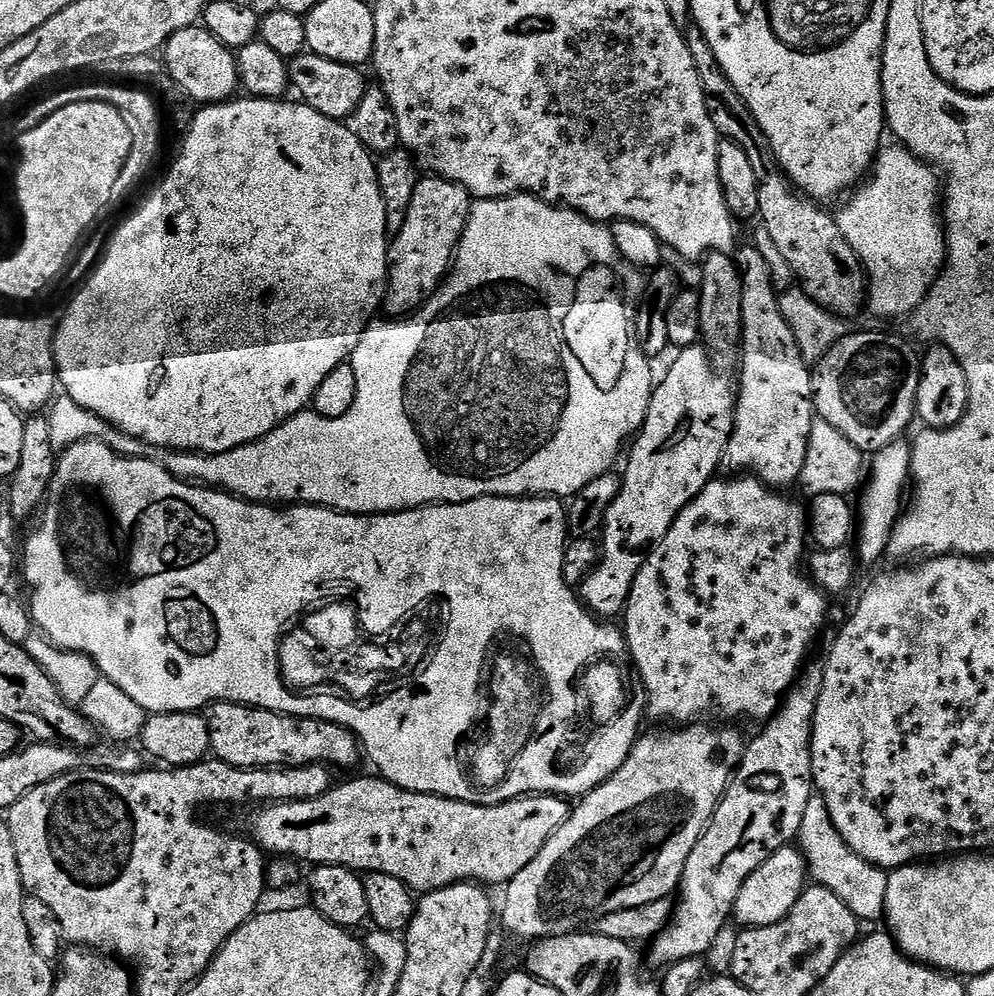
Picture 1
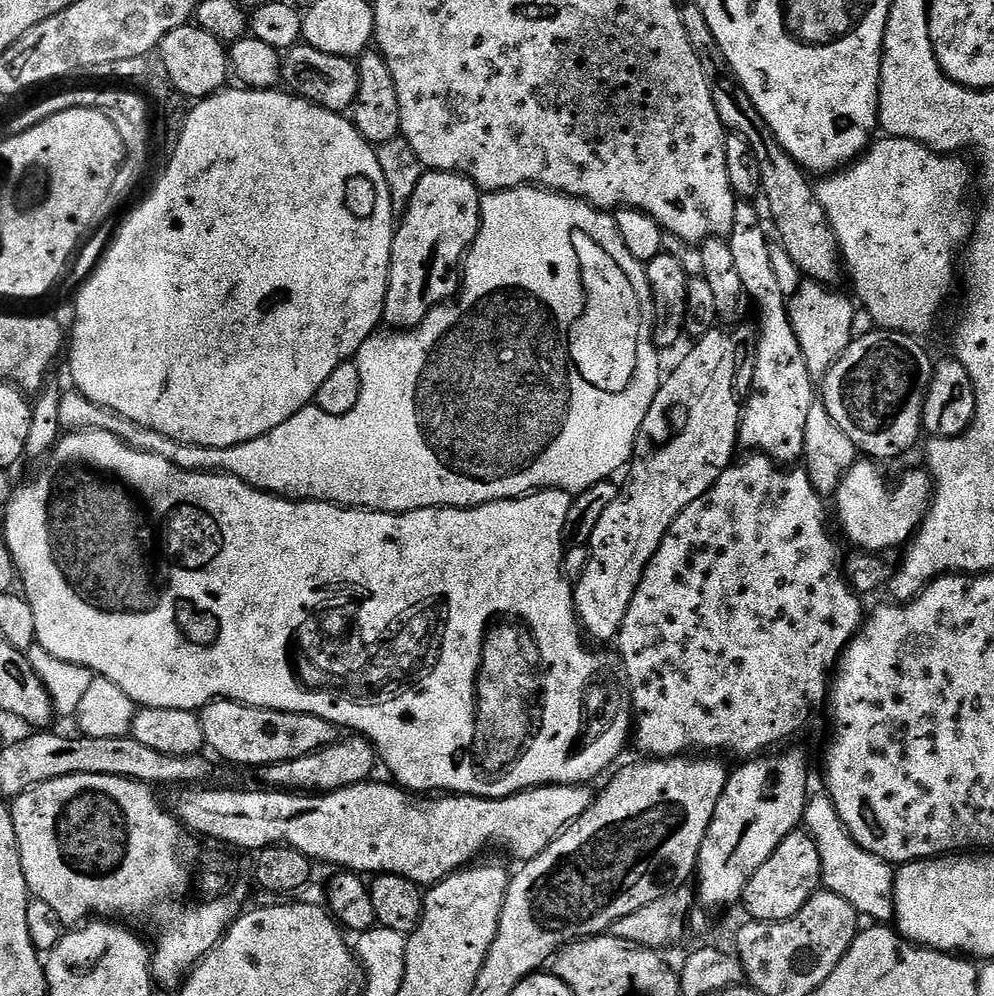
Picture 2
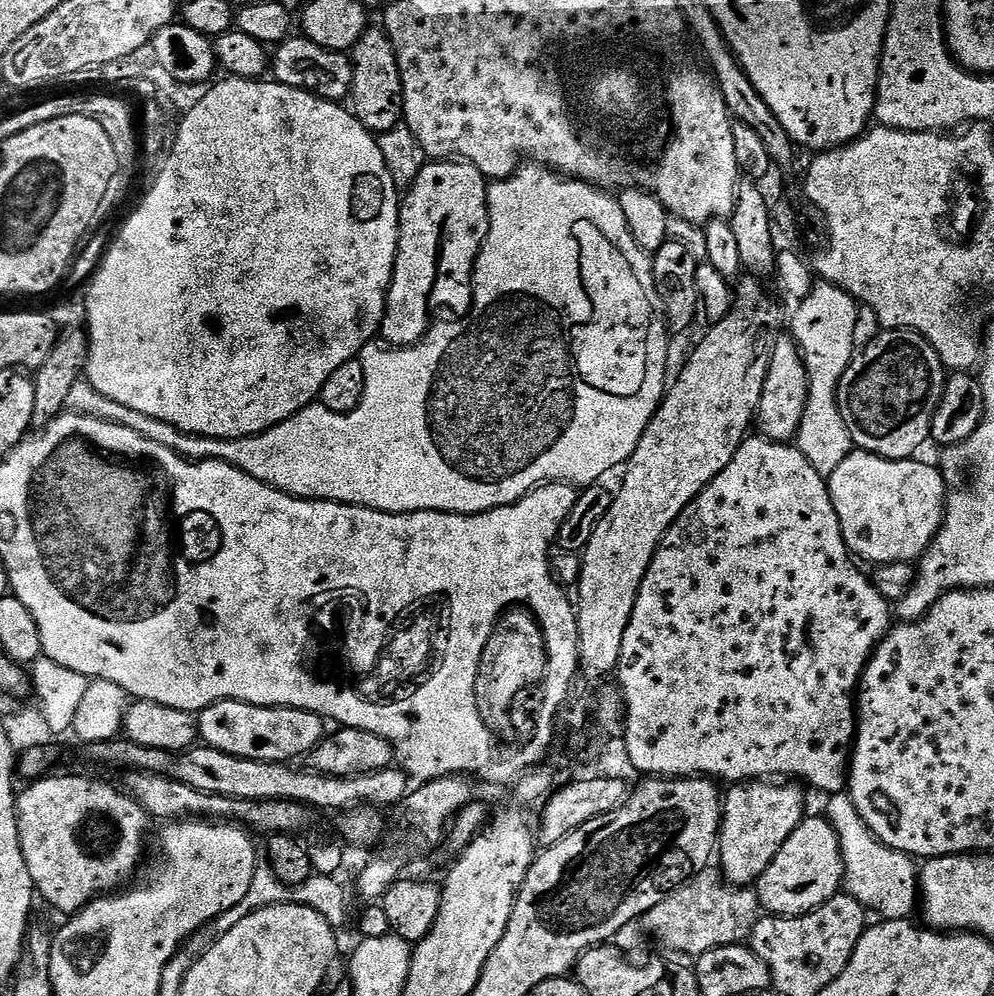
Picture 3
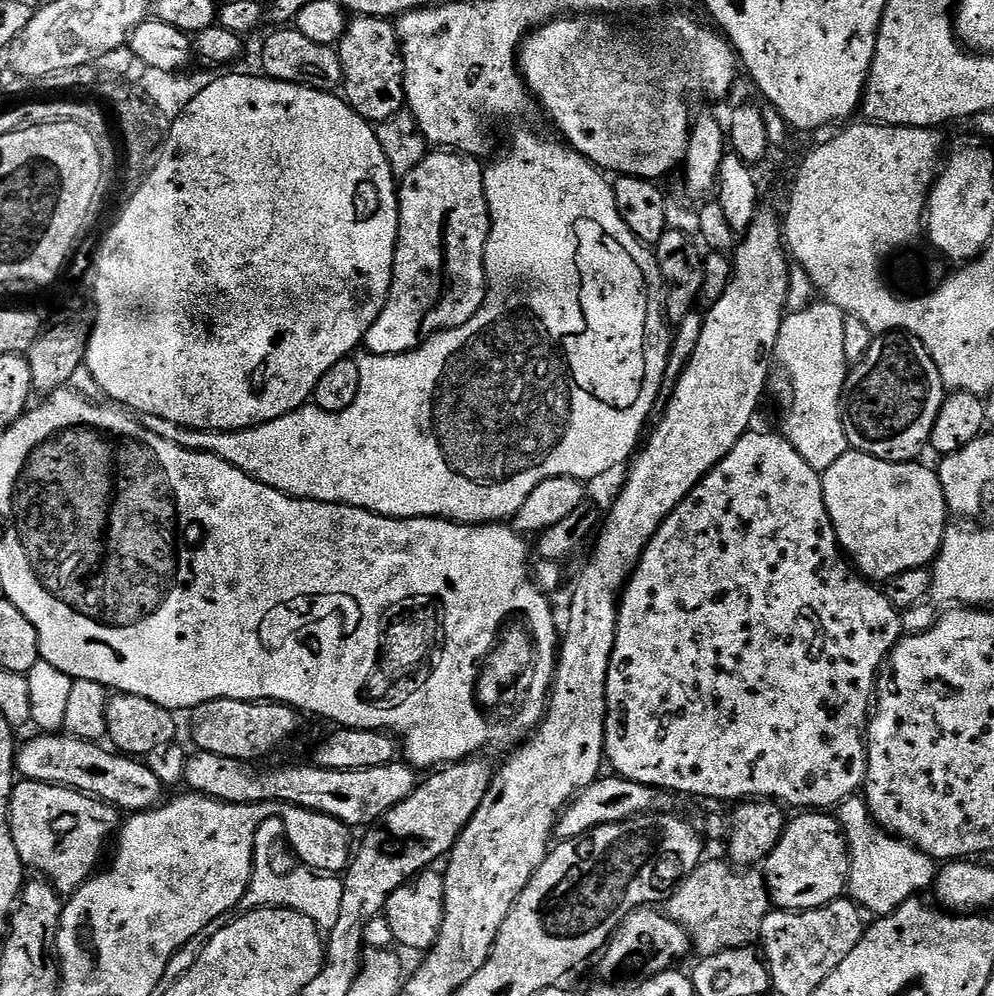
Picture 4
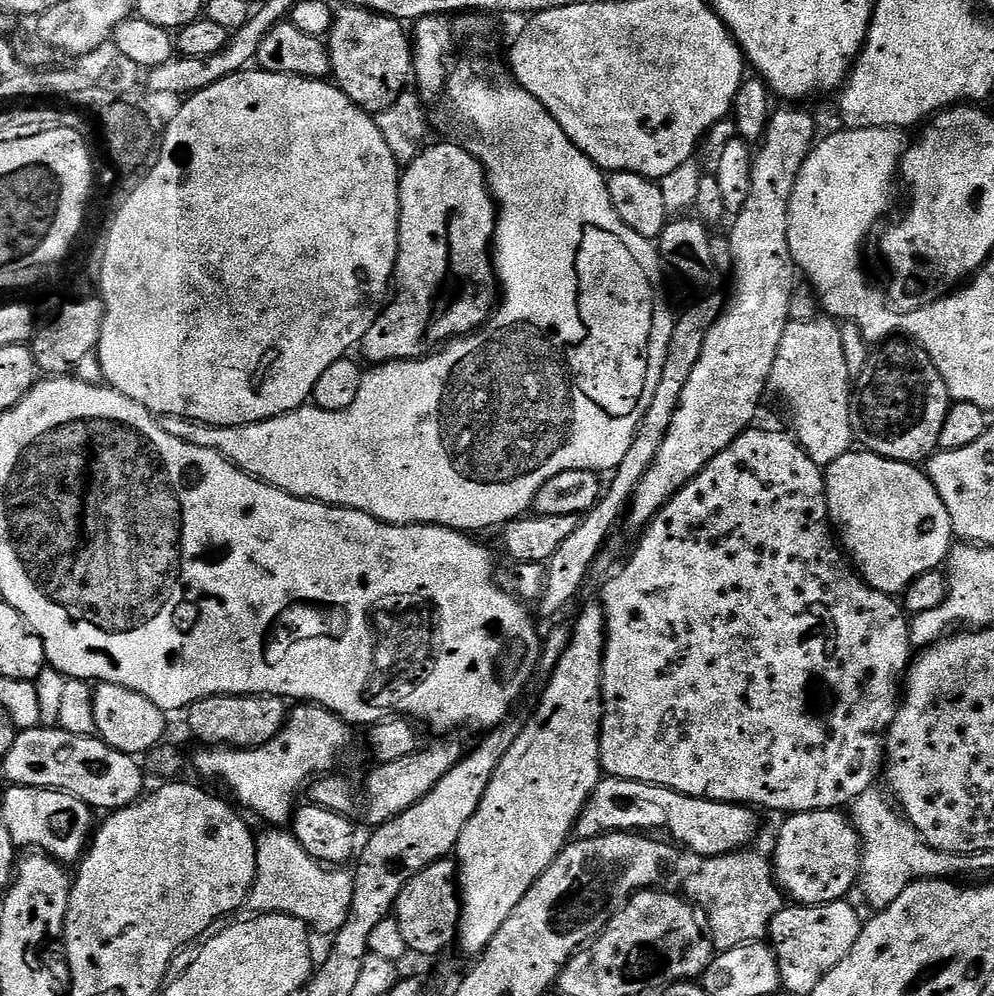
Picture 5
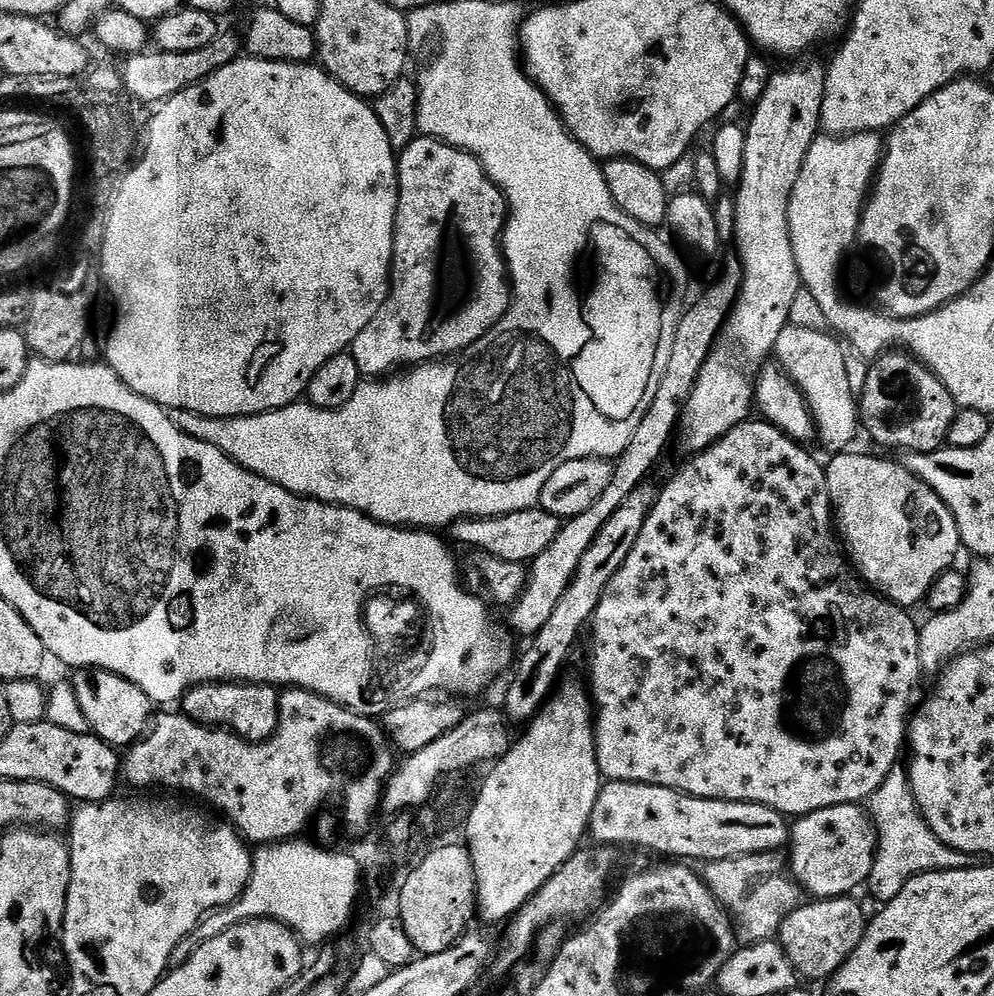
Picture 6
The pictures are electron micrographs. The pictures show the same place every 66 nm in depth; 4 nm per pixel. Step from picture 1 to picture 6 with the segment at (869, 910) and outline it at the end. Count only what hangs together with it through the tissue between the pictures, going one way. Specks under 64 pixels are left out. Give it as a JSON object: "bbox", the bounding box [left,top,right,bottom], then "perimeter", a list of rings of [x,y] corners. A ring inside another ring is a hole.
{"bbox":[866,767,977,904],"perimeter":[[[903,767],[893,768],[892,773],[886,778],[886,782],[882,782],[882,786],[878,786],[878,790],[874,790],[874,794],[868,797],[866,811],[872,818],[872,825],[876,827],[877,839],[875,862],[869,876],[868,890],[871,890],[873,896],[880,900],[879,903],[885,904],[892,901],[902,892],[906,882],[920,873],[970,870],[977,867],[977,857],[967,856],[965,852],[959,852],[946,846],[937,838],[934,830],[930,830],[926,818],[920,813],[920,807],[912,789],[912,780]]]}

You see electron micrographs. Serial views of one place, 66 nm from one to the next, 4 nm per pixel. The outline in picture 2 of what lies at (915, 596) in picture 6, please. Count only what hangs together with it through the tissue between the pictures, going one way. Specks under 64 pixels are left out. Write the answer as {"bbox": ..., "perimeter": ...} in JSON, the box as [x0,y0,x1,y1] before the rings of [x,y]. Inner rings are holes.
{"bbox":[834,462,934,554],"perimeter":[[[857,462],[842,478],[834,493],[836,512],[840,515],[840,524],[848,535],[848,540],[857,549],[869,554],[885,554],[891,548],[903,549],[912,537],[920,531],[928,505],[932,503],[934,485],[927,471],[908,472],[901,478],[900,484],[891,488],[884,481],[877,465],[872,462]]]}

